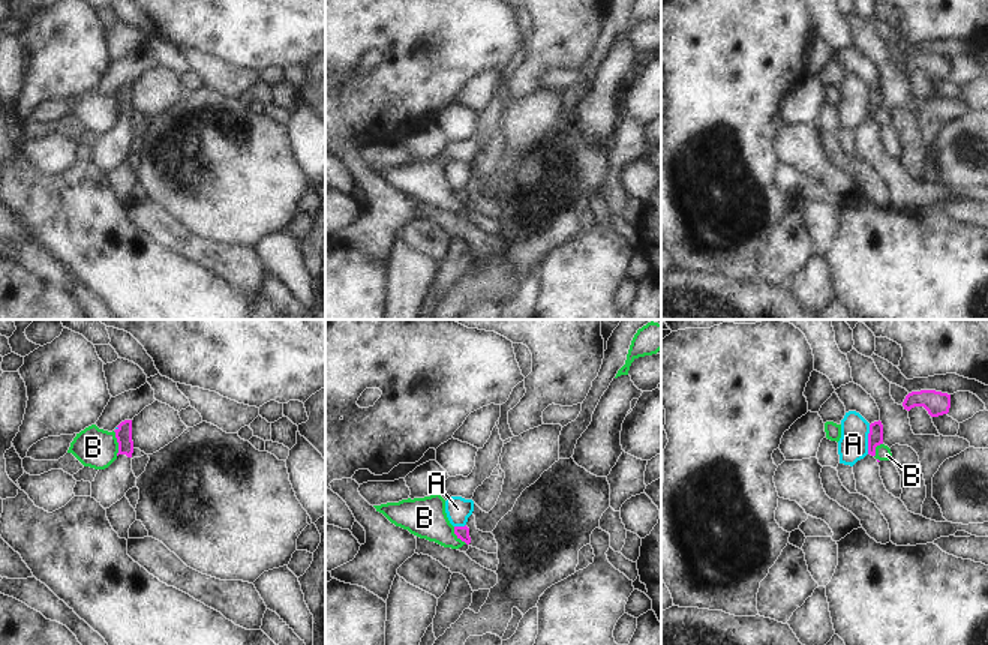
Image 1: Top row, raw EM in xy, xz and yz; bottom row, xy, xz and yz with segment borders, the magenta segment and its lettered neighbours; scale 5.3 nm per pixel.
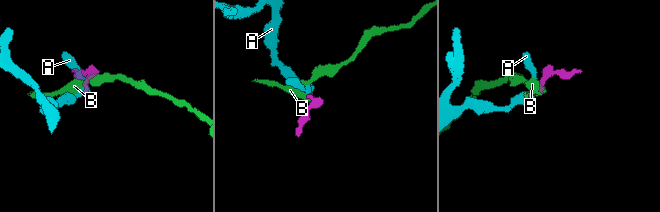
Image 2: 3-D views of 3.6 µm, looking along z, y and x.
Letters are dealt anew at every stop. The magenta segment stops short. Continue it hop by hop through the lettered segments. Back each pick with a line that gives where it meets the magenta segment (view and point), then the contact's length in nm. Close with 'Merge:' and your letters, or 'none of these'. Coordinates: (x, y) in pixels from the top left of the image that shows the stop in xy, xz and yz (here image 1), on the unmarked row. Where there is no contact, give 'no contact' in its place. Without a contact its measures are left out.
Merge: none of these

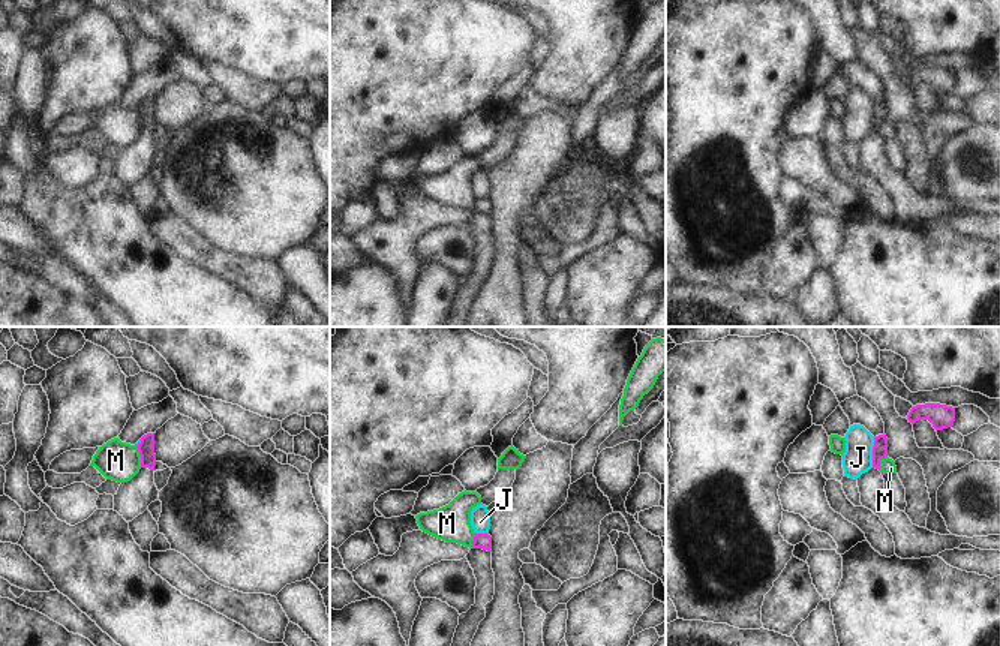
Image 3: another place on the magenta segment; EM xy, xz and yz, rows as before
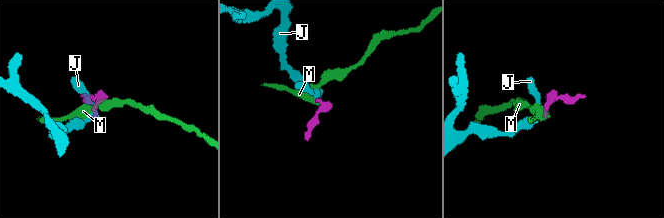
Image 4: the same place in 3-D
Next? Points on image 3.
Merge: none of these

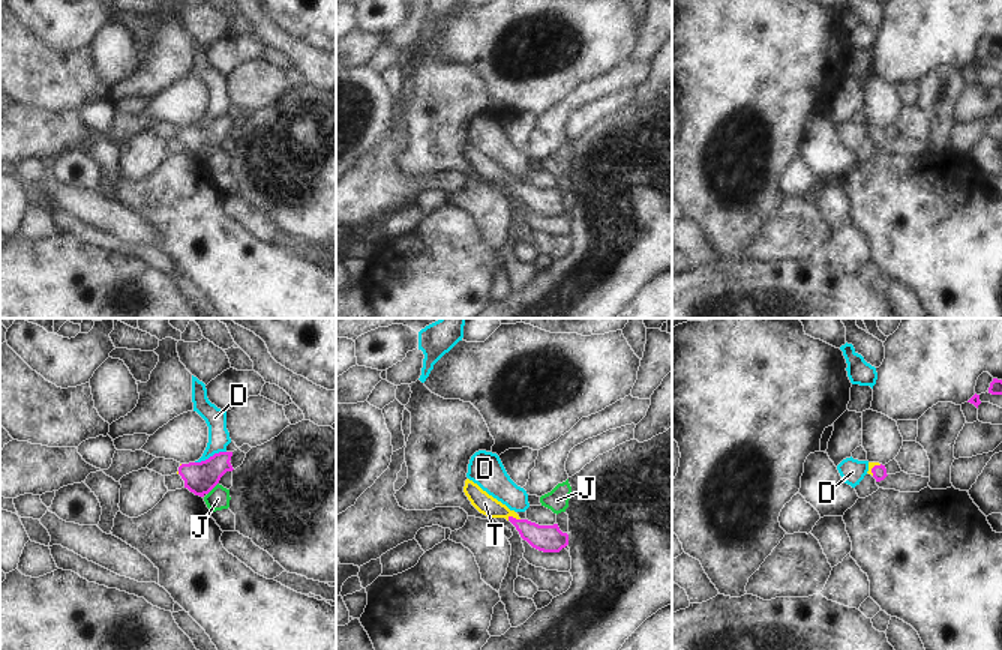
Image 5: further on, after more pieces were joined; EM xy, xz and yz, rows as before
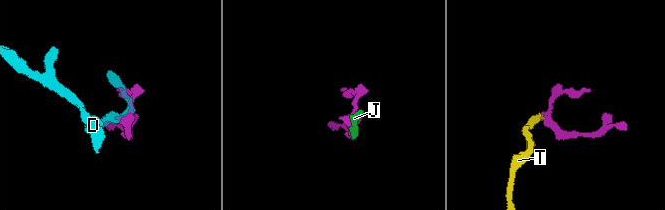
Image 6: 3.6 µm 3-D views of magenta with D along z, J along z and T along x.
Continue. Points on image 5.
T: meets magenta in xz at (512, 180); contact 70 nm long
Merge: T

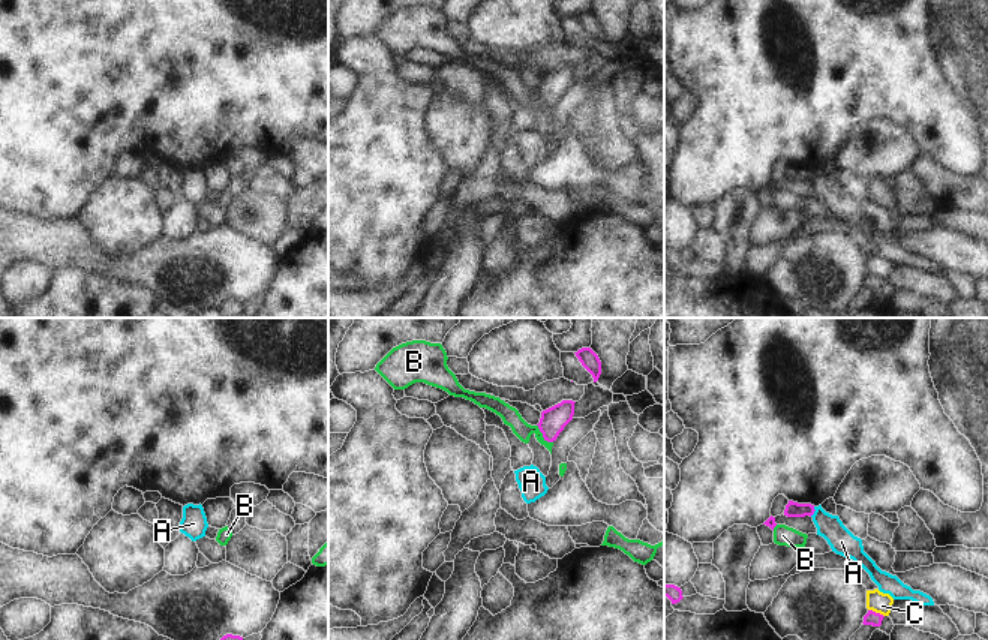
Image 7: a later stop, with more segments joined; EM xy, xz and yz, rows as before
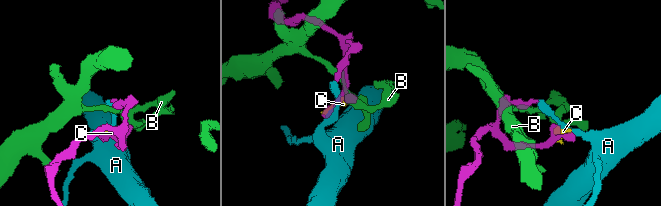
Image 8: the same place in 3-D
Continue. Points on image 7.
Merge: none of these

